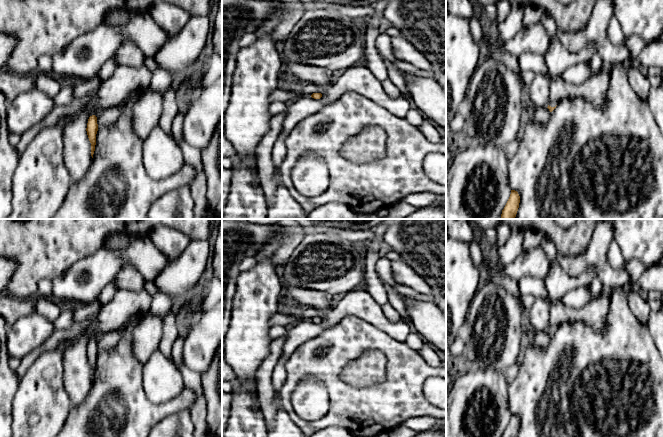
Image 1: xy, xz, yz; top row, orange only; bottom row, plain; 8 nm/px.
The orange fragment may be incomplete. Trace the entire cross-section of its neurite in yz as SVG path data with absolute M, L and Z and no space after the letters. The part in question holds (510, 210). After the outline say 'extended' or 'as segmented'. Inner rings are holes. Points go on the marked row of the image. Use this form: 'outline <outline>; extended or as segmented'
outline M511 190L510 197L502 210L502 219L515 219L520 203L520 196L517 191Z; as segmented

